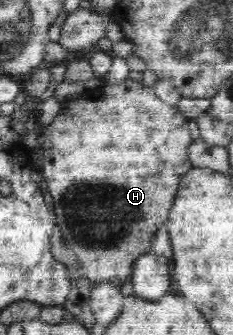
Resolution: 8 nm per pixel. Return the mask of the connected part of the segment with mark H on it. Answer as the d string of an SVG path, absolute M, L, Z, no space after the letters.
M127 78L119 83L96 83L94 86L87 87L83 97L69 99L66 103L61 104L58 114L43 131L43 137L45 138L42 147L44 149L44 163L40 171L43 179L47 181L47 191L49 191L51 199L53 199L53 203L55 203L53 213L57 217L57 227L63 233L65 245L77 257L77 261L82 267L82 276L89 280L92 285L109 282L119 288L120 285L125 283L125 279L131 276L133 263L137 261L137 258L150 252L153 235L157 233L157 229L161 225L165 225L168 221L169 211L171 211L173 199L177 197L181 177L192 168L188 156L188 147L194 140L189 133L188 120L184 114L179 112L178 106L161 101L153 87L148 87L143 82L136 82Z

